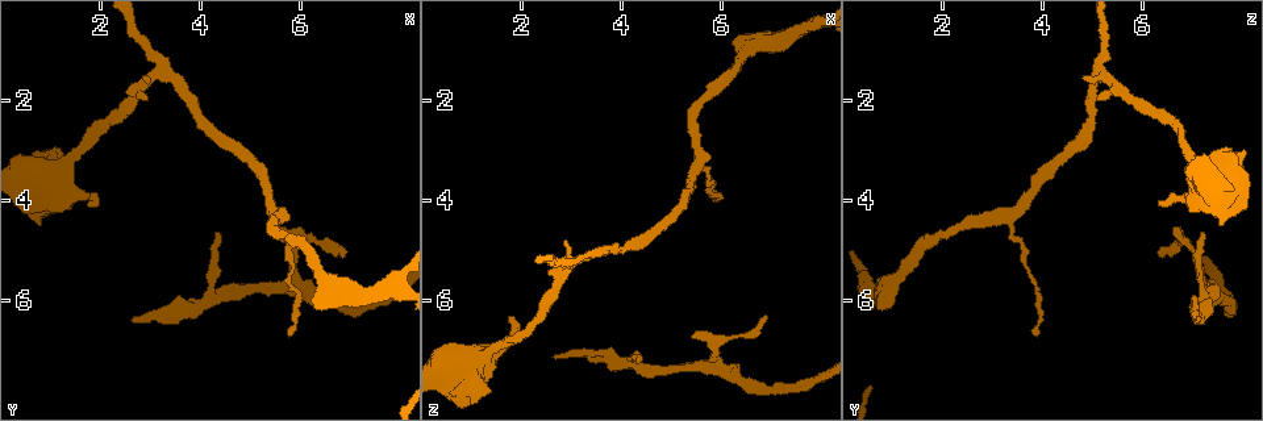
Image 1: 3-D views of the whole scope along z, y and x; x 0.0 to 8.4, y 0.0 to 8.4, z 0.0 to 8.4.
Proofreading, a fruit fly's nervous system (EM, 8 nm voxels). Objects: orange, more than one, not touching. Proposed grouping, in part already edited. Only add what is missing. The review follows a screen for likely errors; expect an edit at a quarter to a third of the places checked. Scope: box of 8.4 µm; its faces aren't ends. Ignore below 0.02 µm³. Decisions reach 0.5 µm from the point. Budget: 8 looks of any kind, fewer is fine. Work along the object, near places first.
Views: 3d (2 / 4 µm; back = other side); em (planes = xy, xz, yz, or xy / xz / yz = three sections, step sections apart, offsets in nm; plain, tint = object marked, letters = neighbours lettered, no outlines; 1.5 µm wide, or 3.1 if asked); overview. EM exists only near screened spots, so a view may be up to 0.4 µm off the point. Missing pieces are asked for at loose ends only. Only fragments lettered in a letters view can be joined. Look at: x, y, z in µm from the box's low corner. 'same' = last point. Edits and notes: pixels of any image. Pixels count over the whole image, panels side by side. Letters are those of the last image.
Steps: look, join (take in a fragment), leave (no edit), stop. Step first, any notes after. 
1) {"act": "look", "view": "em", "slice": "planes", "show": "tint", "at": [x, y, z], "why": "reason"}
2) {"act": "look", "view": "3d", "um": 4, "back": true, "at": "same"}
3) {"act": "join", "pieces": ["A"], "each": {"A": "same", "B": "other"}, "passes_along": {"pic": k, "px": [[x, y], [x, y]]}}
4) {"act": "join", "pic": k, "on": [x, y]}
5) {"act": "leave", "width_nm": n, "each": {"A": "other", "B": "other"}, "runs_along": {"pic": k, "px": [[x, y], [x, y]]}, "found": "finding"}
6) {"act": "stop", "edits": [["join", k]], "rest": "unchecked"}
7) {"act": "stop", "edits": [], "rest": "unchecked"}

{"act": "look", "view": "3d", "um": 2, "at": [6.25, 6.15, 0.85], "why": "an open end"}

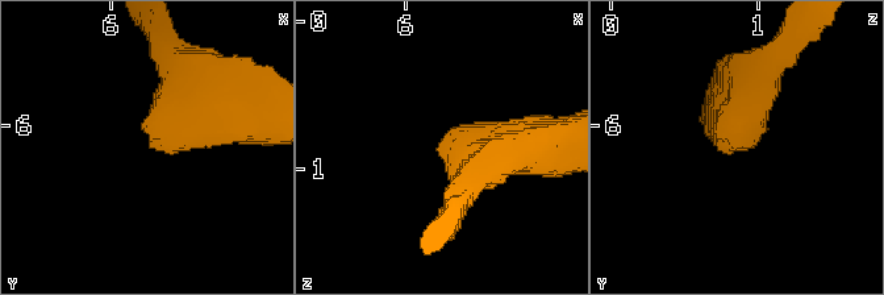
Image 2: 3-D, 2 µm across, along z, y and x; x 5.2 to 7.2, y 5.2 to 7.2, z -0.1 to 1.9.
{"act": "look", "view": "em", "slice": "planes", "show": "plain", "at": [6.26, 6.14, 0.80], "why": "shape alone is not enough"}

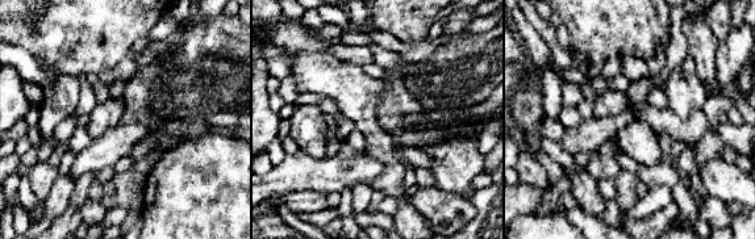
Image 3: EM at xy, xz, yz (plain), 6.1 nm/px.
{"act": "look", "view": "em", "slice": "planes", "show": "letters", "at": "same", "why": "what lies round it"}

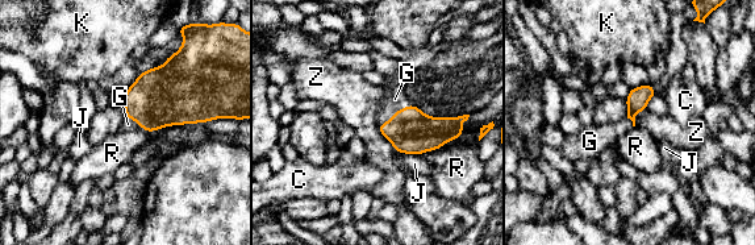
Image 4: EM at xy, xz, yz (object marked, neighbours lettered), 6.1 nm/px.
{"act": "join", "pic": 4, "on": [395, 99], "width_nm": 130, "each": {"C": "other", "G": "same", "J": "other", "K": "other", "R": "other", "Z": "other"}, "passes_along": {"pic": 4, "px": [[409, 131], [393, 113], [395, 99]]}, "found": "the neuron continues"}

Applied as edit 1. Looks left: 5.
{"act": "look", "view": "overview"}

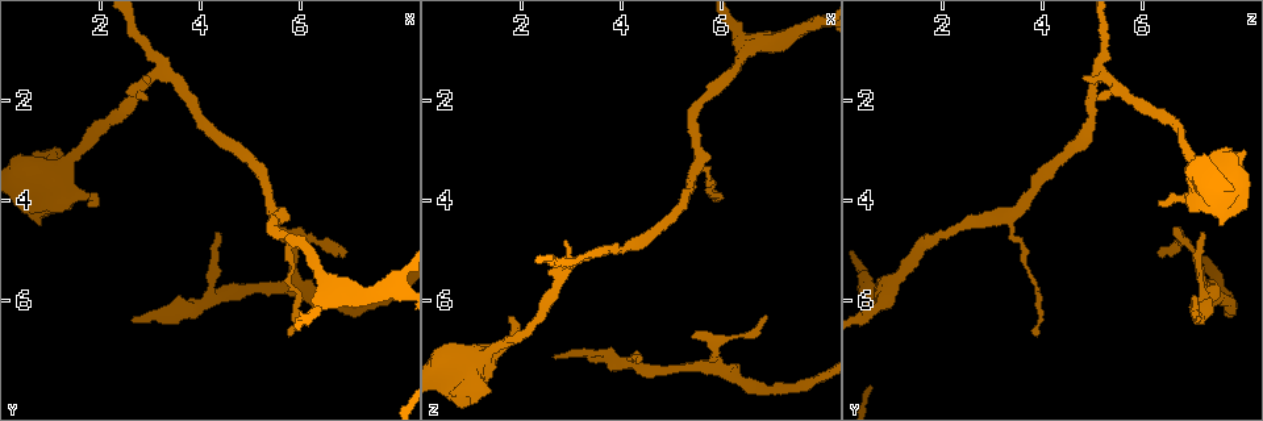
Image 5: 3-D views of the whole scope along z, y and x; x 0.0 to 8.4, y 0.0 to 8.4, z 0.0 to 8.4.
{"act": "look", "view": "3d", "um": 2, "at": [4.30, 4.60, 7.20], "why": "tapers out"}

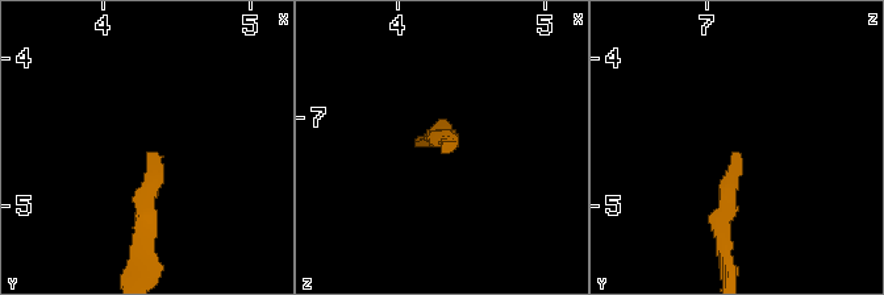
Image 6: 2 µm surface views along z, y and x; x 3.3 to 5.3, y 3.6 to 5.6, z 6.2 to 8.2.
{"act": "look", "view": "em", "slice": "planes", "show": "tint", "at": [4.28, 4.64, 7.20]}

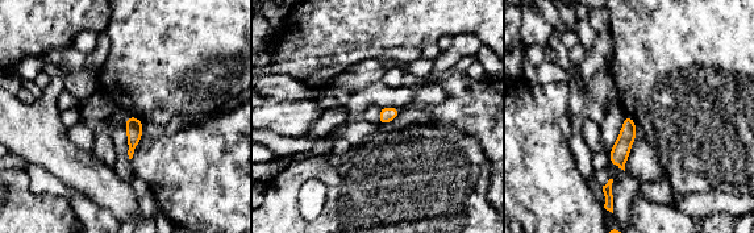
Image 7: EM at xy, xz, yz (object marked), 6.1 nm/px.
{"act": "look", "view": "em", "slice": "planes", "show": "letters", "at": "same", "why": "see the neighbours"}

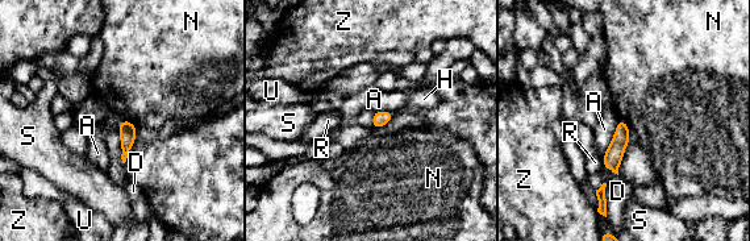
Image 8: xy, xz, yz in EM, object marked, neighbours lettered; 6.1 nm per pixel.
{"act": "leave", "width_nm": 100, "each": {"A": "other", "D": "other", "H": "other", "N": "other", "R": "other", "S": "other", "U": "other", "Z": "other"}, "border": {"pic": 8, "px": [[121, 119], [137, 125]]}, "found": "no lettered fragment goes on from it"}

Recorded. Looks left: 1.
{"act": "look", "view": "em", "slice": "planes", "show": "letters", "at": [2.65, 6.35, 7.15], "why": "thin end"}

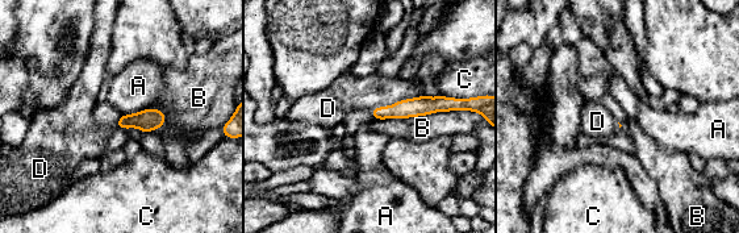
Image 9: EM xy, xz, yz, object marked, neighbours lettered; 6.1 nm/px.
{"act": "join", "pic": 9, "on": [355, 92], "each": {"A": "other", "B": "other", "C": "other", "D": "same"}, "passes_along": {"pic": 9, "px": [[422, 105], [395, 103], [355, 92]]}, "found": "the neuron continues"}

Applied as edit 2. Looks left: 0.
{"act": "stop", "edits": [["join", 4], ["join", 9]], "rest": "unchecked"}

